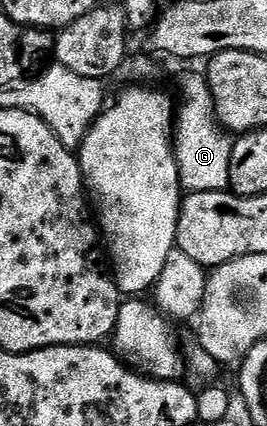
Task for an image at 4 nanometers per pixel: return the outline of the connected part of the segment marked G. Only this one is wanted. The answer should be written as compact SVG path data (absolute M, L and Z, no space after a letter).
M190 73L182 81L182 101L180 97L180 104L176 109L176 120L174 122L174 158L178 164L178 178L182 184L183 190L186 193L207 193L208 191L216 191L221 193L223 191L229 190L230 187L230 164L232 163L232 147L234 146L234 141L232 140L231 134L227 130L223 129L221 125L218 124L218 116L214 113L214 100L212 99L212 91L210 90L209 80L205 76L202 77L198 73Z

